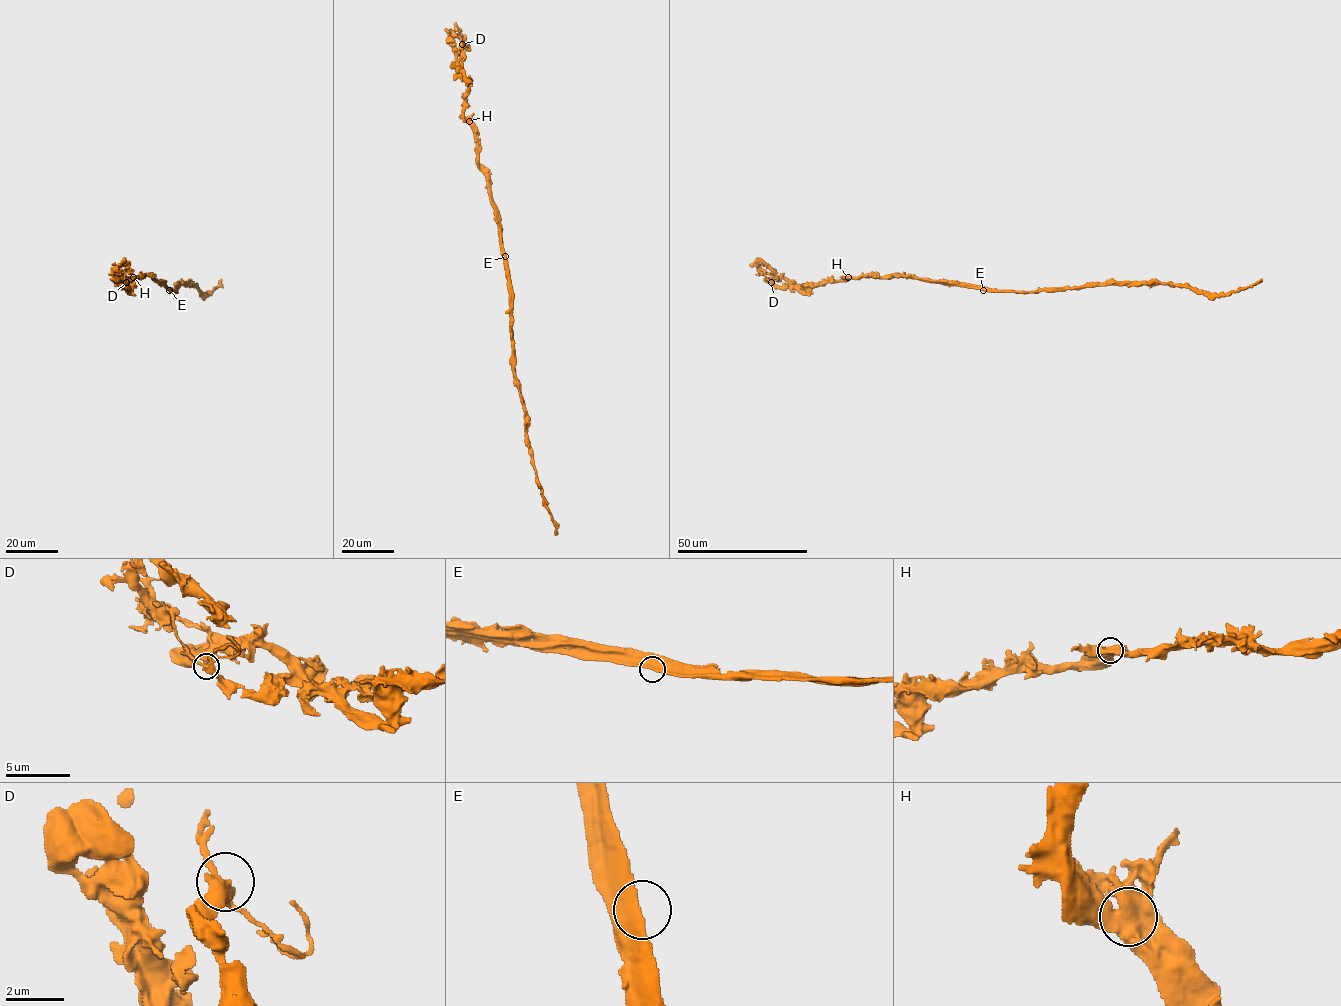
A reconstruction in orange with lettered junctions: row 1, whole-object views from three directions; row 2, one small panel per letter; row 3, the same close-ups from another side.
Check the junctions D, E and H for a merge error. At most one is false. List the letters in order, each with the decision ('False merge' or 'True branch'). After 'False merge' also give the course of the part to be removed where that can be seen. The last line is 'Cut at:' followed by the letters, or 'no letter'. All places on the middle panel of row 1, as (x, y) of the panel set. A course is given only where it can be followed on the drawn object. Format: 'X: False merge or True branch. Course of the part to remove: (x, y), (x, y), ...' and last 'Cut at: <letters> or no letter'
D: True branch
E: True branch
H: True branch
Cut at: no letter

